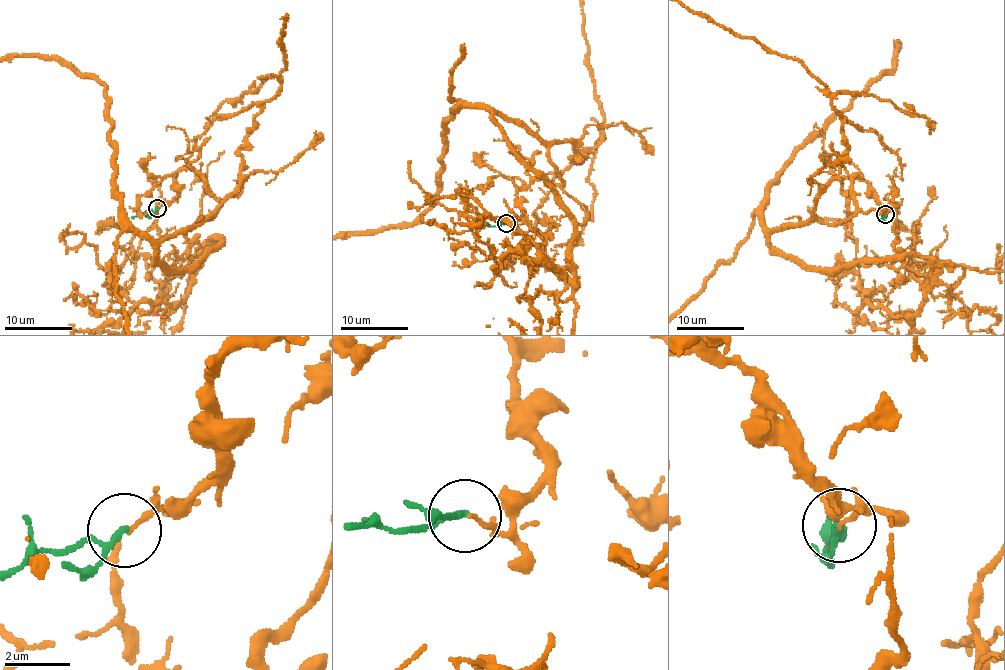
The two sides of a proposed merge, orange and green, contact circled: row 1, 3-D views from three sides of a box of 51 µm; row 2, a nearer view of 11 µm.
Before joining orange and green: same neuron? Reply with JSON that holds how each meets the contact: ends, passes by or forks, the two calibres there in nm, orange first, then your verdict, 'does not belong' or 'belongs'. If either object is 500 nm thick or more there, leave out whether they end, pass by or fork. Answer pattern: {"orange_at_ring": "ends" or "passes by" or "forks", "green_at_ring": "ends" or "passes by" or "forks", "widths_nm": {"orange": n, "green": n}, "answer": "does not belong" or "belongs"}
{"orange_at_ring": "ends", "green_at_ring": "passes by", "widths_nm": {"orange": 130, "green": 160}, "answer": "does not belong"}

